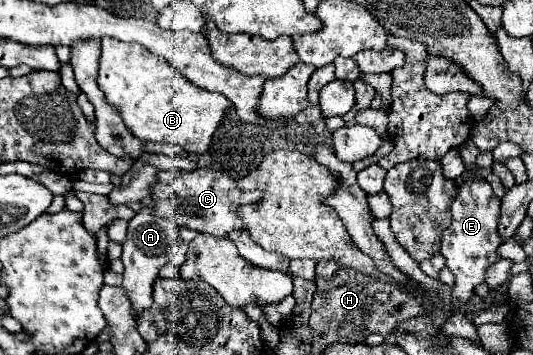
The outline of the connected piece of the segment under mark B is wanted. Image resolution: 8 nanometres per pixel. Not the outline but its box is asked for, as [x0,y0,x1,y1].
[97,39,231,157]

